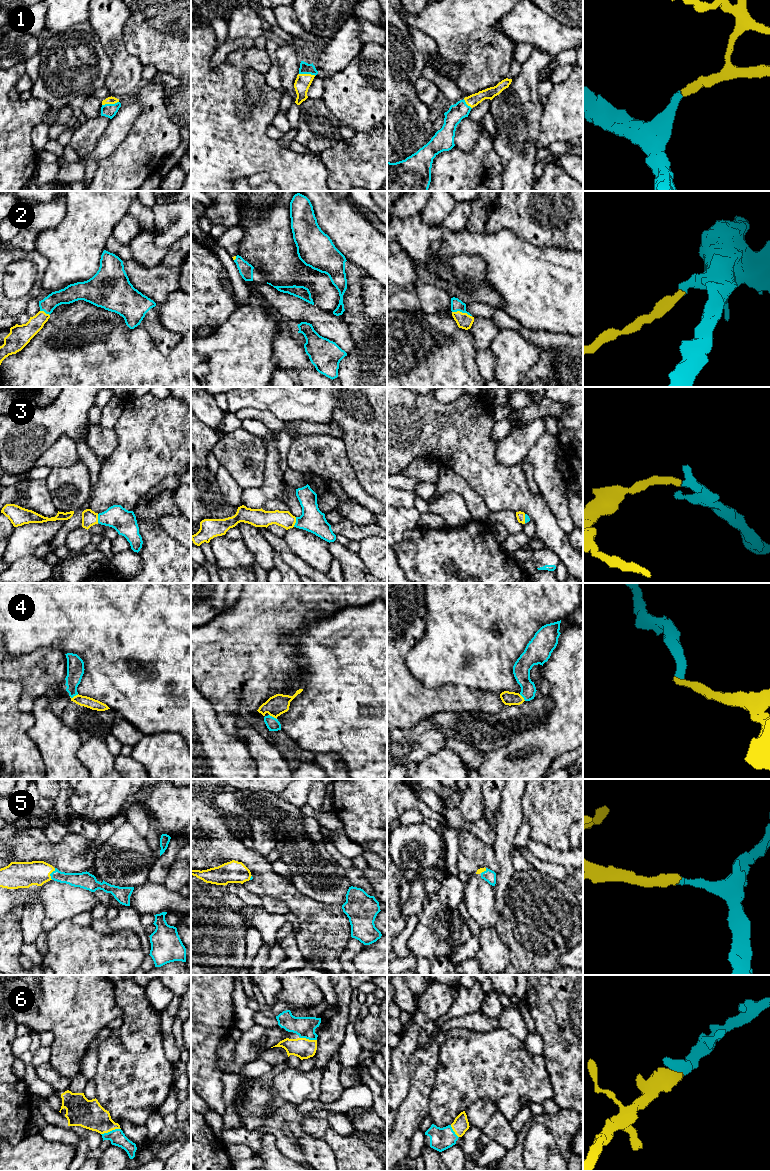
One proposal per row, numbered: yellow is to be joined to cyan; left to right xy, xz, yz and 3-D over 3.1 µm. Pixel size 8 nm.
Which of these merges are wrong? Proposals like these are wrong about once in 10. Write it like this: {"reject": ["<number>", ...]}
{"reject": []}

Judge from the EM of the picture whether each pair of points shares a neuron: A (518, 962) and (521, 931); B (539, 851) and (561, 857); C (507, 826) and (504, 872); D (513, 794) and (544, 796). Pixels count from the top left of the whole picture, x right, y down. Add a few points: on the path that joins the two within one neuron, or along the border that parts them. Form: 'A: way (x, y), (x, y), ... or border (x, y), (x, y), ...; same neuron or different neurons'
A: way (524, 954), (524, 939); same neuron
B: way (544, 853), (556, 856); same neuron
C: way (505, 837), (504, 861); same neuron
D: border (525, 789), (520, 800), (522, 818); different neurons

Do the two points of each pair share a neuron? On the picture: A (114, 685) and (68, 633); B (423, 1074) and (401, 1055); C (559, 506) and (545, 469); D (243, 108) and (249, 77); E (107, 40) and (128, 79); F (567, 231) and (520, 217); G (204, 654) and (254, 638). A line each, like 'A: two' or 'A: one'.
A: one
B: two
C: one
D: one
E: one
F: one
G: one

